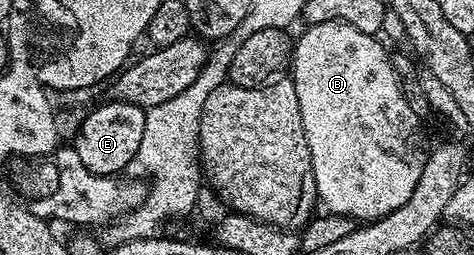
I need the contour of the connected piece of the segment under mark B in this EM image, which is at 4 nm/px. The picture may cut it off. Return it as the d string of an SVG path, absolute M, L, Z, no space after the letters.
M323 21L310 23L304 28L306 31L301 36L296 36L293 53L291 56L291 78L295 85L295 97L299 97L299 113L303 117L303 129L307 137L307 145L311 149L311 165L315 173L317 198L323 204L324 210L335 215L346 215L358 221L372 221L390 215L399 205L407 205L411 193L415 193L415 185L419 185L419 177L423 177L423 165L427 154L425 147L425 131L423 120L415 116L413 110L404 97L401 88L402 76L397 75L389 55L385 52L386 44L376 35L359 33L355 25L347 25L339 21Z

